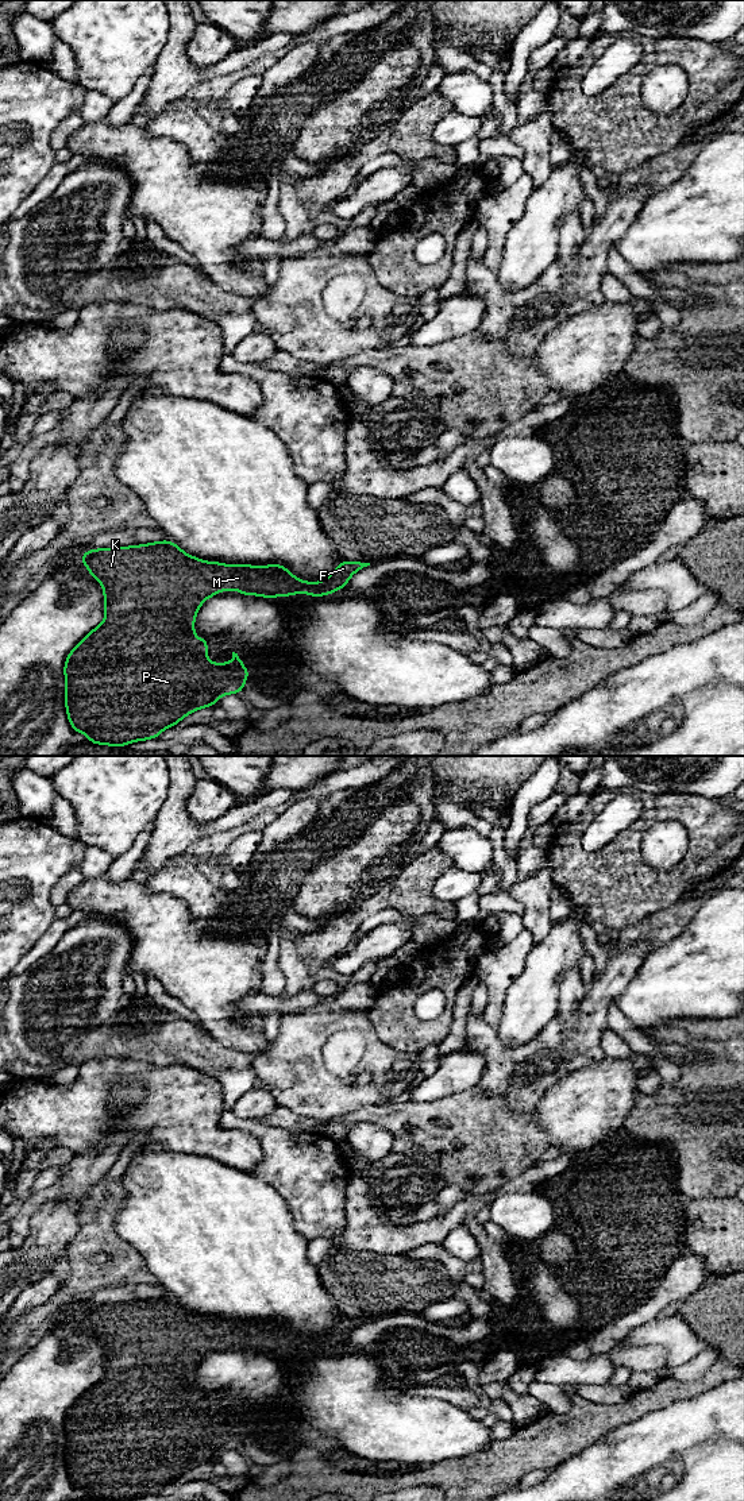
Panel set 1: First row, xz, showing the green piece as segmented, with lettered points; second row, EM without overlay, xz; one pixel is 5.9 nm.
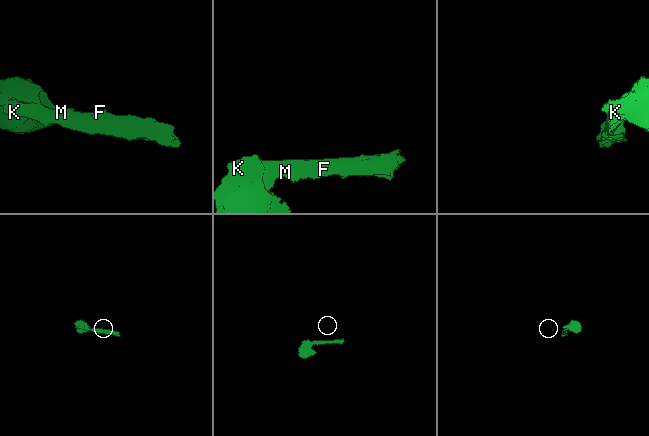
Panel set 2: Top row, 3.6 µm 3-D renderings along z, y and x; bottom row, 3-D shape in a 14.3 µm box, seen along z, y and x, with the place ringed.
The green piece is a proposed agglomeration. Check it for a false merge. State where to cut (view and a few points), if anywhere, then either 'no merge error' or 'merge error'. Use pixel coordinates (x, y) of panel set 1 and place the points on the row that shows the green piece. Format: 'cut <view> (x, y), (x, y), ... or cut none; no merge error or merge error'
cut none; no merge error

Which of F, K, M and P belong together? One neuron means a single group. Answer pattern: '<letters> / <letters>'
F K M P

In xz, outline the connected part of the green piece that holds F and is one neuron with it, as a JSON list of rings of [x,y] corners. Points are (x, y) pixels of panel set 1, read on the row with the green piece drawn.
[[[170,540],[155,541],[140,545],[131,547],[115,547],[115,548],[97,548],[92,551],[84,551],[81,563],[89,570],[90,576],[103,584],[104,593],[104,609],[105,620],[90,630],[68,655],[63,675],[66,680],[65,688],[65,706],[69,724],[77,733],[84,733],[88,741],[99,745],[109,746],[126,746],[134,741],[146,741],[149,738],[159,738],[163,729],[176,726],[188,714],[197,711],[200,709],[213,706],[217,703],[219,698],[228,694],[242,694],[243,686],[250,676],[250,671],[244,668],[243,660],[238,653],[232,652],[231,663],[209,663],[208,659],[208,640],[197,636],[194,628],[194,620],[203,602],[220,591],[239,590],[240,595],[258,595],[269,599],[275,599],[277,595],[293,597],[296,593],[305,593],[311,597],[329,595],[336,590],[342,590],[347,586],[348,579],[363,567],[370,566],[370,563],[361,562],[344,562],[342,560],[336,570],[334,570],[321,582],[304,582],[297,579],[286,567],[281,564],[270,566],[231,566],[219,562],[204,562],[198,557],[185,553],[177,544]]]

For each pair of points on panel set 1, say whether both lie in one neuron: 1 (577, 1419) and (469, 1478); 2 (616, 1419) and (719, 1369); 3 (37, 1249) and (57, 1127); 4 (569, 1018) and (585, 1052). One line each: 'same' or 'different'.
1: same
2: same
3: different
4: different

